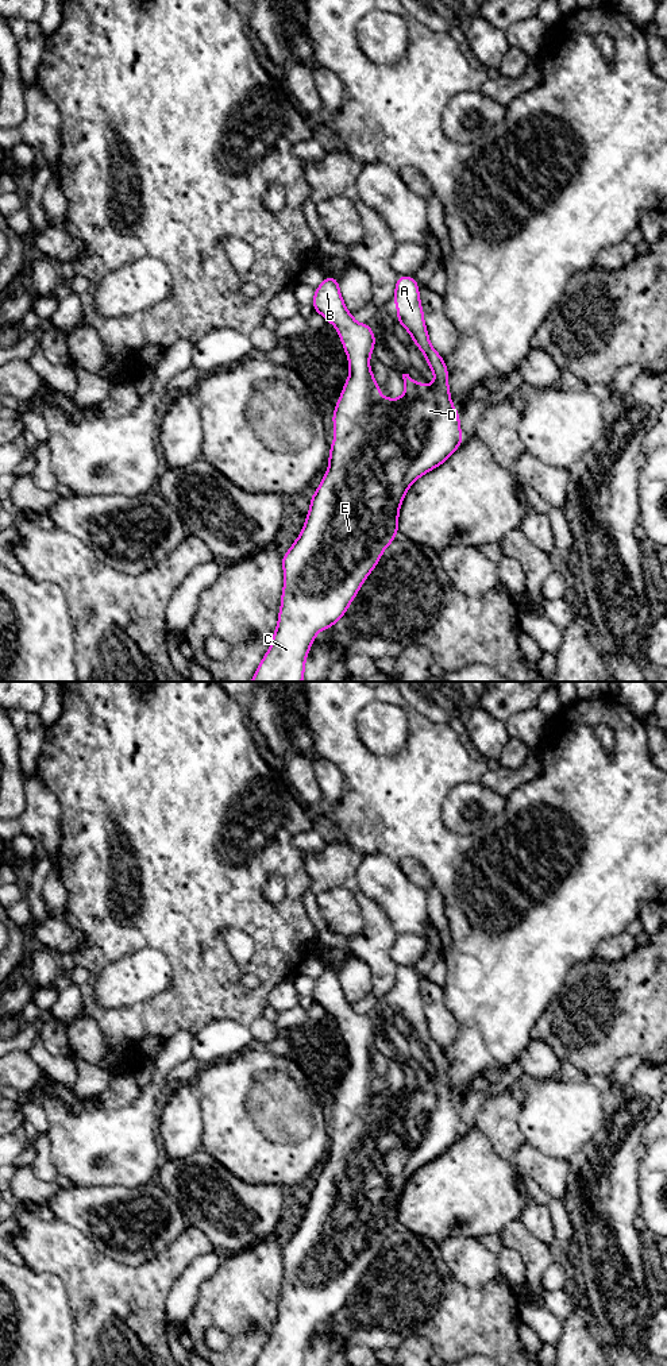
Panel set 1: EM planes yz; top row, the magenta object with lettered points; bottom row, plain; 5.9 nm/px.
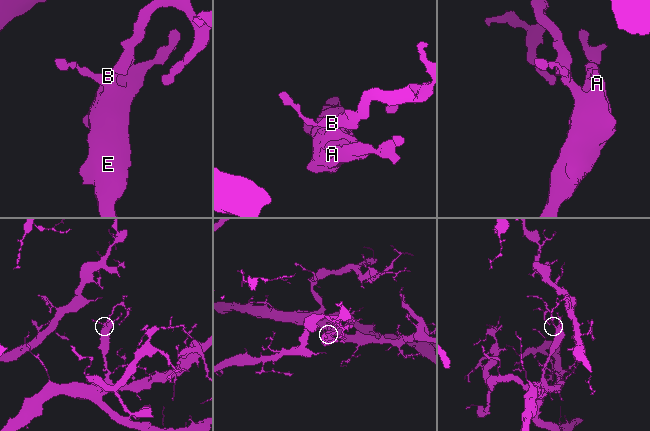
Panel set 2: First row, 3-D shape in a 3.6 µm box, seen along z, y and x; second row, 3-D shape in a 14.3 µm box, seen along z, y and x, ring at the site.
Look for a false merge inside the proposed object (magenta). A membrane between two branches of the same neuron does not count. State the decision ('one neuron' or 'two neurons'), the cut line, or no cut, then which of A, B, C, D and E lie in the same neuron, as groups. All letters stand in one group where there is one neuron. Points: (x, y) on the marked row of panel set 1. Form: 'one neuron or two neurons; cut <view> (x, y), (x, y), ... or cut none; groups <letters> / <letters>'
one neuron; cut none; groups A B C D E

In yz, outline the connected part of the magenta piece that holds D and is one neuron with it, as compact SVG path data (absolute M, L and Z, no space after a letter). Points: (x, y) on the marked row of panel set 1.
M400 275L397 278L392 301L397 304L398 323L409 332L435 375L435 383L425 385L413 381L409 374L402 374L405 391L401 398L396 400L381 395L381 386L374 379L369 363L375 346L374 332L369 324L356 323L352 313L347 310L338 278L325 277L315 289L313 310L335 325L348 358L350 374L332 416L335 439L331 443L328 471L316 493L311 495L311 509L300 536L282 555L284 591L278 624L270 648L250 682L302 682L305 660L316 634L334 626L346 614L365 579L377 567L386 547L396 539L400 506L410 485L443 464L463 441L459 412L454 408L450 395L447 366L429 342L415 277Z

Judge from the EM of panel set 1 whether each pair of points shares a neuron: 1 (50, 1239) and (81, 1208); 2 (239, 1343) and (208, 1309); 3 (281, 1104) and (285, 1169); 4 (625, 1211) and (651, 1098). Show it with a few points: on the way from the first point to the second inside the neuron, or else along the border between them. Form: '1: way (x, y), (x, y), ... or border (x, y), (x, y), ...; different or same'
1: border (57, 1218), (73, 1226), (91, 1243); different
2: way (238, 1334), (218, 1314); same
3: way (281, 1121), (281, 1145), (285, 1153); same
4: way (624, 1183), (624, 1126); same

